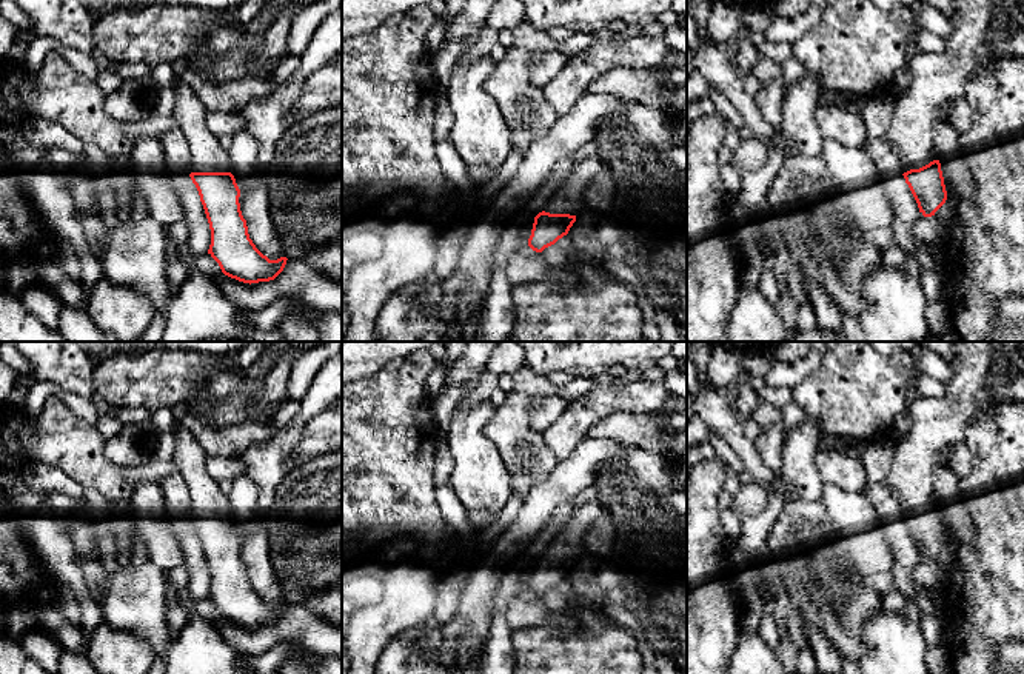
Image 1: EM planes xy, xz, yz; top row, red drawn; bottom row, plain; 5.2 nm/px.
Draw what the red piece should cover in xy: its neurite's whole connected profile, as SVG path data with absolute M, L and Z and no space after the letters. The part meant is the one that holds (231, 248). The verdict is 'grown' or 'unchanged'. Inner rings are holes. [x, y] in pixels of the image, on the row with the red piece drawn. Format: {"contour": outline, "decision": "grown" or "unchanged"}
{"contour": "M177 66L176 105L171 115L188 142L192 169L189 177L199 191L211 229L208 254L225 275L239 282L251 285L274 280L288 259L269 260L249 239L229 154L206 128L208 111L180 72L182 68Z", "decision": "grown"}

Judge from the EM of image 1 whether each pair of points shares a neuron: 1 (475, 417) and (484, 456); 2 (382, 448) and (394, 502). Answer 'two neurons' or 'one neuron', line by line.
1: one neuron
2: one neuron

